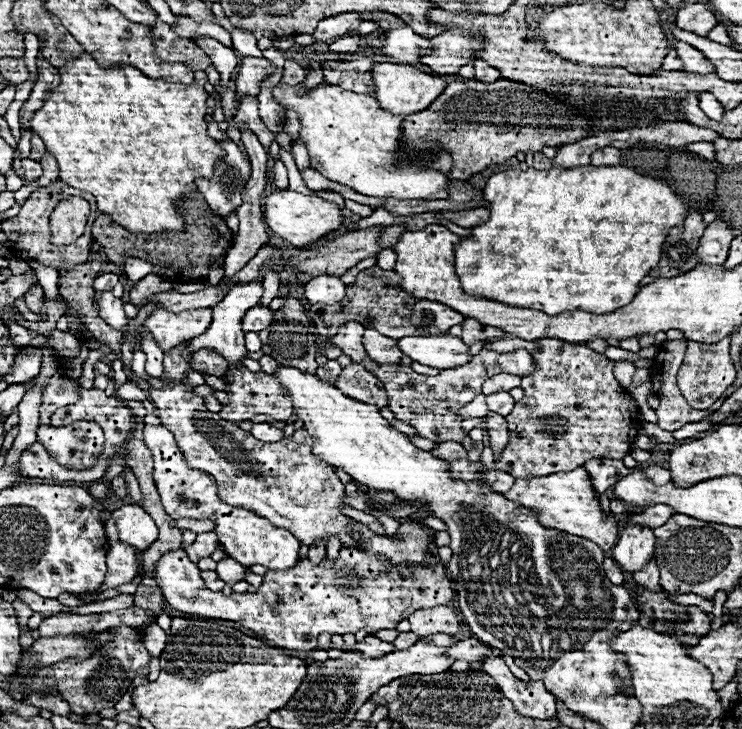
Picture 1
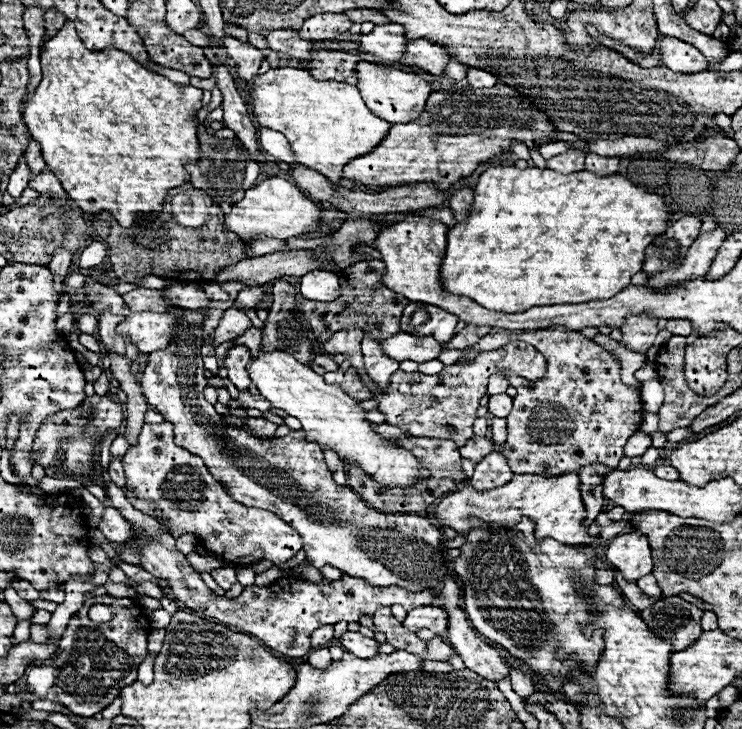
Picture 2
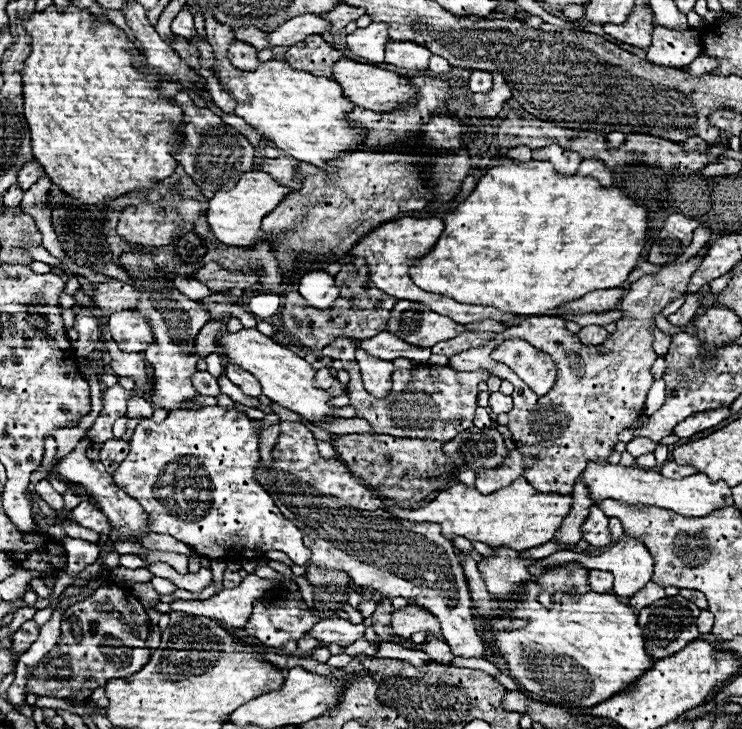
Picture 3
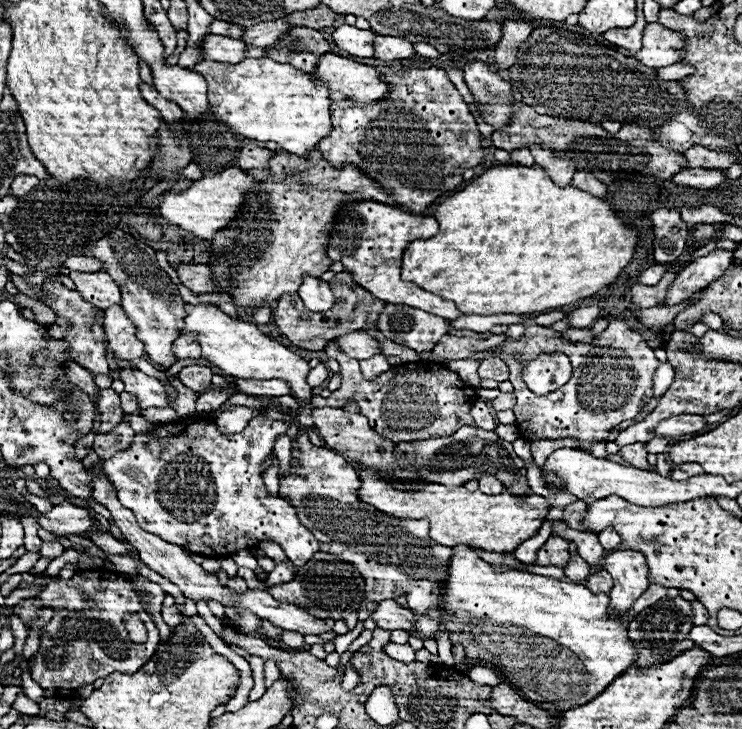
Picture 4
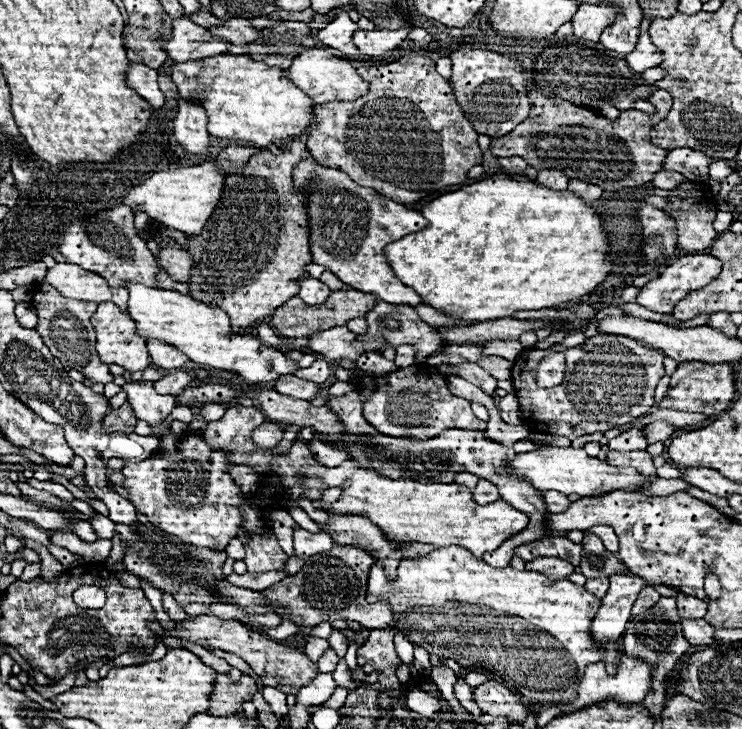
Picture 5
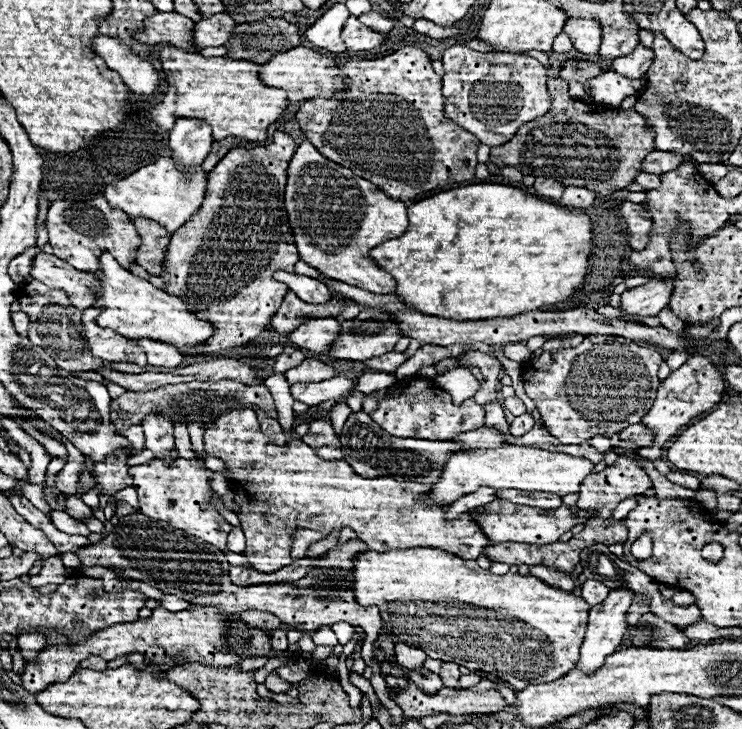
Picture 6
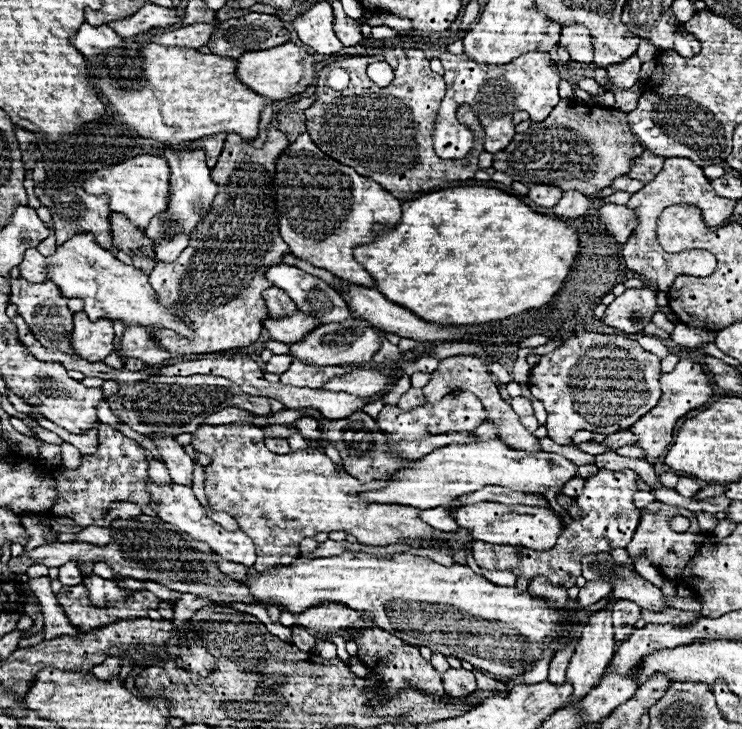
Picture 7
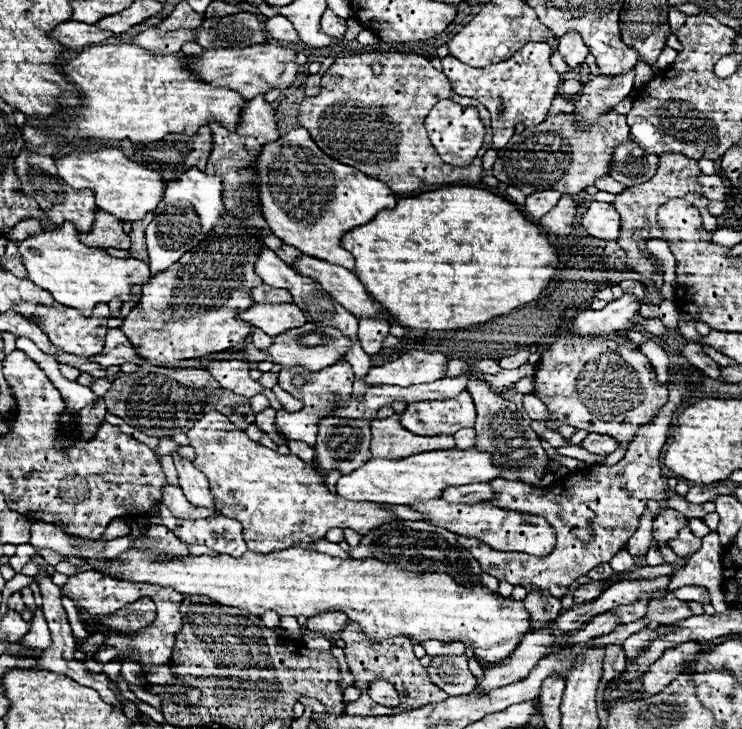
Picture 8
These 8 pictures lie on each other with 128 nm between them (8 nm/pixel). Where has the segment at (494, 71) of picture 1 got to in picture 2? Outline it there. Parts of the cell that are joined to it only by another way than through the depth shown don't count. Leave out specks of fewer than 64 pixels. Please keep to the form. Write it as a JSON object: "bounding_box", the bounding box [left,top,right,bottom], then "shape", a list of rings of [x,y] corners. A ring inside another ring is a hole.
{"bounding_box":[468,68,498,88],"shape":[[[470,68],[468,70],[468,82],[472,88],[492,88],[492,84],[498,82],[498,78],[486,70],[480,70],[480,68]]]}

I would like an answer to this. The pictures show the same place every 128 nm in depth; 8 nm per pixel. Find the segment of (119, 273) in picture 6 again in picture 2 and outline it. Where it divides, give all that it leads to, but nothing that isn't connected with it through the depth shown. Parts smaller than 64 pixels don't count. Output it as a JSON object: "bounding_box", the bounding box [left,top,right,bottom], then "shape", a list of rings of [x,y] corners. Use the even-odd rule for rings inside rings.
{"bounding_box":[248,350,430,486],"shape":[[[280,350],[272,354],[260,352],[250,360],[248,372],[258,392],[272,402],[274,408],[298,418],[306,432],[306,440],[318,442],[324,452],[336,452],[346,464],[346,470],[350,470],[350,466],[358,466],[372,480],[384,486],[412,486],[430,478],[430,470],[424,468],[410,450],[400,448],[390,438],[374,432],[374,424],[366,420],[366,410],[360,408],[358,400],[350,398],[338,386],[326,384],[320,374],[316,374],[310,366],[300,364],[294,356]]]}

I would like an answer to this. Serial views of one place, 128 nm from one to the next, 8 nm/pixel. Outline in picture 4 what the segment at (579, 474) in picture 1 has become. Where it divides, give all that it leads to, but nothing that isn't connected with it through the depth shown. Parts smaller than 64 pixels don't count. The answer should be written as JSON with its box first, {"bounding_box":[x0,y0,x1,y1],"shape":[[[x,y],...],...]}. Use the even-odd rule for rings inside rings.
{"bounding_box":[358,470,550,552],"shape":[[[358,470],[362,488],[360,500],[372,504],[384,514],[400,518],[426,518],[430,522],[430,536],[444,546],[476,546],[486,552],[514,552],[522,542],[536,536],[544,518],[550,512],[550,502],[534,492],[514,496],[508,490],[496,496],[482,494],[480,490],[468,492],[464,486],[448,488],[444,484],[416,484],[414,490],[402,490],[402,484],[384,480],[372,470]]]}

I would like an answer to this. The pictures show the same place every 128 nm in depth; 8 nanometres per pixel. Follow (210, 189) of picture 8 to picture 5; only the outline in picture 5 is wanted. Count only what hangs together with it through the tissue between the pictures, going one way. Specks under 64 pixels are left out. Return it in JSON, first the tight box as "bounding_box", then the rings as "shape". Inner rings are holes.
{"bounding_box":[174,96,208,154],"shape":[[[176,96],[178,100],[178,116],[174,118],[174,136],[178,144],[192,152],[192,154],[202,154],[208,150],[208,116],[202,108],[202,104],[184,100],[182,96]]]}

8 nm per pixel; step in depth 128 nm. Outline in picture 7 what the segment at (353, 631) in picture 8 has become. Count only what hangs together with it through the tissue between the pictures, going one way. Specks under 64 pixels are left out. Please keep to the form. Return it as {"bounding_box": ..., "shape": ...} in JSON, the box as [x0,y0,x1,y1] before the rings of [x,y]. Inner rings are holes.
{"bounding_box":[354,628,442,696],"shape":[[[362,628],[354,638],[358,644],[358,658],[376,674],[382,674],[382,684],[386,686],[388,694],[396,694],[400,688],[406,686],[416,686],[416,688],[426,688],[426,692],[432,692],[432,696],[442,696],[442,678],[440,674],[432,668],[430,662],[426,662],[416,646],[410,646],[402,642],[400,638],[380,630],[380,628]]]}

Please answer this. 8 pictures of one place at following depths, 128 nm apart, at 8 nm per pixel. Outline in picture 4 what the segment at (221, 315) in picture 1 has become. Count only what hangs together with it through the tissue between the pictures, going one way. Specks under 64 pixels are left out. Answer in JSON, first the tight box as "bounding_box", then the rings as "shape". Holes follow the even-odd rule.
{"bounding_box":[234,378,290,396],"shape":[[[234,378],[236,388],[248,396],[284,396],[290,392],[290,386],[280,380],[248,380]]]}

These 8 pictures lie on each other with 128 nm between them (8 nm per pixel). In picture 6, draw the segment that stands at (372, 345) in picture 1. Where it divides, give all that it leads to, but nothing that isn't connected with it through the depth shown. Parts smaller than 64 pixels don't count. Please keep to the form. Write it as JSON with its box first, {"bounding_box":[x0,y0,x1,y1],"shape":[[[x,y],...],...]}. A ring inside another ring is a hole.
{"bounding_box":[364,352,406,374],"shape":[[[388,352],[388,356],[374,356],[372,360],[364,360],[364,364],[372,370],[372,372],[384,372],[384,374],[392,374],[396,372],[396,368],[406,362],[404,354],[400,352]]]}

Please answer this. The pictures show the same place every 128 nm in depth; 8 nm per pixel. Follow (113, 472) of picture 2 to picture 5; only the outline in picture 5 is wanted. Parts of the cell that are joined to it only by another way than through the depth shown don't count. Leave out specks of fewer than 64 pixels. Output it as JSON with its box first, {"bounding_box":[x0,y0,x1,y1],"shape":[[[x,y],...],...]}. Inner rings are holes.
{"bounding_box":[102,404,136,434],"shape":[[[122,404],[120,408],[112,410],[112,414],[106,416],[102,422],[102,430],[108,434],[112,434],[112,432],[132,434],[134,426],[136,426],[136,416],[134,416],[132,408],[128,408],[128,404]]]}

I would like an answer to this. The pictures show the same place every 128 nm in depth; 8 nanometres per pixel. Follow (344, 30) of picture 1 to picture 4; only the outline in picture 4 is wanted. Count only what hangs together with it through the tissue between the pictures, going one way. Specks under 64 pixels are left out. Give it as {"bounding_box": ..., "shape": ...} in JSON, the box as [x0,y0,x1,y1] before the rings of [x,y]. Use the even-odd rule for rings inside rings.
{"bounding_box":[244,18,296,48],"shape":[[[280,18],[276,22],[254,24],[254,26],[246,28],[244,42],[246,42],[246,46],[262,46],[262,48],[268,48],[270,44],[278,44],[278,38],[282,34],[290,32],[292,28],[296,28],[296,26],[290,24],[290,22],[286,22],[284,18]]]}

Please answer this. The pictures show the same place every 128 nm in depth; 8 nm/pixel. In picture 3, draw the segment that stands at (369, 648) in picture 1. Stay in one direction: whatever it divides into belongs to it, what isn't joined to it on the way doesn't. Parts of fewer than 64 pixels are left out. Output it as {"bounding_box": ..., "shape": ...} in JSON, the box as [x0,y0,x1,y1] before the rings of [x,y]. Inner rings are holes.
{"bounding_box":[310,618,364,646],"shape":[[[332,618],[332,620],[320,620],[310,636],[322,640],[324,644],[338,644],[338,646],[350,646],[356,640],[364,636],[364,624],[350,624],[348,620],[342,618]]]}

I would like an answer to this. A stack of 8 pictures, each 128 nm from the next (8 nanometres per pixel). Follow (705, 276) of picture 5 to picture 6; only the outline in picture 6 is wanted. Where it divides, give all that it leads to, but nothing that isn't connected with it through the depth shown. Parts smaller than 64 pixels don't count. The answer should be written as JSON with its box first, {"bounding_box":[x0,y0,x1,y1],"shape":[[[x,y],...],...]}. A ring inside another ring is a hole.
{"bounding_box":[620,280,674,316],"shape":[[[650,280],[644,286],[626,290],[620,310],[626,316],[656,316],[660,310],[668,308],[674,288],[674,280]]]}

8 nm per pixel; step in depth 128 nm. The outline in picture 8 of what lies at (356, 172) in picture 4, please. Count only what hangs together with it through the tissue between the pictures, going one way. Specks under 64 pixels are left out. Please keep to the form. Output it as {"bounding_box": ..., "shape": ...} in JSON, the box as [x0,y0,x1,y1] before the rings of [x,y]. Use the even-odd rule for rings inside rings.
{"bounding_box":[120,96,280,366],"shape":[[[256,96],[244,106],[242,120],[234,132],[244,138],[228,138],[232,132],[216,122],[210,122],[210,130],[214,134],[214,148],[204,172],[222,178],[224,210],[228,216],[236,218],[222,218],[198,246],[184,254],[182,260],[172,264],[172,268],[154,274],[142,288],[142,302],[124,318],[120,326],[122,332],[136,344],[138,354],[156,366],[174,366],[180,360],[224,352],[244,342],[252,332],[252,326],[236,314],[248,310],[254,302],[250,292],[262,282],[254,272],[260,246],[264,244],[260,230],[264,230],[264,234],[272,234],[272,230],[268,224],[262,224],[258,186],[254,186],[258,184],[258,176],[256,172],[244,170],[254,168],[262,146],[276,142],[280,134],[274,108],[264,102],[264,96]]]}

